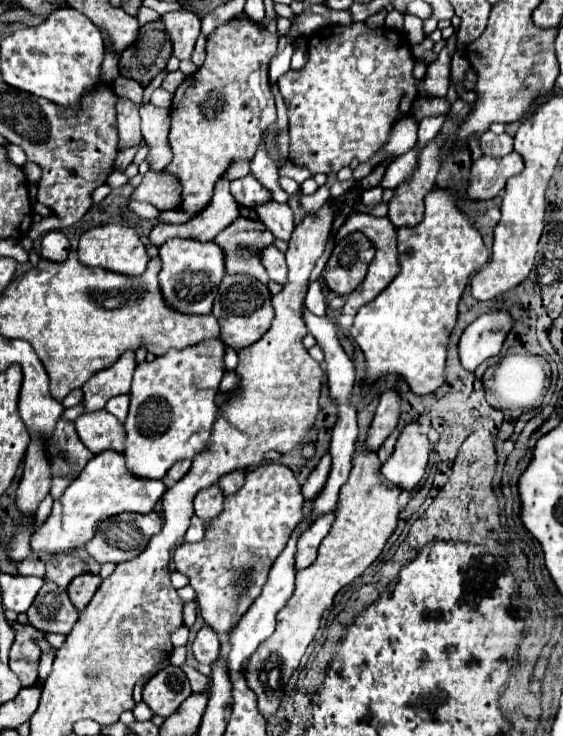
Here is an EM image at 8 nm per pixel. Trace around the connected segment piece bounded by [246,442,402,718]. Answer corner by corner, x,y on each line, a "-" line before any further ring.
356,442
354,466
348,482
340,490
336,518
328,536
320,544
318,558
312,566
296,574
294,594
278,612
278,624
274,634
266,638
248,658
248,686
256,692
258,708
266,718
276,714
284,696
284,686
288,684
292,672
298,668
302,654
314,640
314,634
318,632
322,612
332,604
340,588
358,578
380,556
382,548
398,526
398,498
402,494
402,488
388,482
382,476
380,466
382,462
378,460
378,456
372,452
360,452
360,442

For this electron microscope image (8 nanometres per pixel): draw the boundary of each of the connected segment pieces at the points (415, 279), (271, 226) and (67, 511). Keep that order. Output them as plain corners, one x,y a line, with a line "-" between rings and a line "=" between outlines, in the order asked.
432,190
424,202
424,222
420,222
420,226
416,228
398,228
396,231
402,272
380,296
358,310
358,314
354,316
354,324
348,330
348,338
356,342
366,358
366,378
362,380
362,386
370,386
388,374
398,374
416,396
434,394
444,384
446,348
450,332
454,330
458,320
460,296
470,276
488,262
488,250
482,242
482,236
470,224
466,214
462,214
456,206
456,194
452,190
=
268,200
260,206
254,208
258,218
266,224
266,228
282,240
290,240
292,236
292,226
294,226
294,216
288,204
278,204
274,200
=
102,452
96,454
80,472
76,480
64,490
60,498
54,500
50,518
36,528
32,534
30,546
34,552
48,552
48,554
68,554
74,550
84,548
96,534
100,522
120,512
140,512
148,514
156,500
164,494
162,480
136,480
134,476
128,478
128,470
124,464
124,454
116,452

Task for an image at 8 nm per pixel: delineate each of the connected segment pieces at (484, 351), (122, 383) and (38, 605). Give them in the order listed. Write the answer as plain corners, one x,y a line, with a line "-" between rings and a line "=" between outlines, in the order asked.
488,312
478,316
462,334
458,350
466,370
476,370
484,360
498,356
514,326
510,312
=
126,352
126,356
120,356
120,360
116,364
112,364
108,370
100,370
98,374
94,374
82,388
84,414
102,410
106,406
106,402
114,396
128,394
134,368
136,368
134,354
=
52,580
44,582
34,604
30,606
30,610
26,614
28,614
30,624
44,634
48,634
48,632
70,634
72,626
78,620
78,612
70,604
66,590
62,590

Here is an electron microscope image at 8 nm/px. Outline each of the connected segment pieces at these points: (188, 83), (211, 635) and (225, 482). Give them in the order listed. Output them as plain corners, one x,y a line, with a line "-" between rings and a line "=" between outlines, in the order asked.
234,18
220,26
216,26
208,34
206,42
206,60
192,74
186,76
184,82
174,92
172,100
172,128
170,128
170,148
174,152
174,160
168,166
168,172
178,174
182,182
182,212
198,214
202,212
210,198
218,178
222,178
224,168
232,160
250,160
256,154
256,144
260,144
264,132
276,122
276,104
268,84
268,64
278,46
278,32
268,32
254,20
=
210,626
198,630
196,640
192,642
192,652
200,664
212,664
220,652
220,640
=
236,470
236,472
230,472
228,476
222,476
220,488
224,490
224,494
238,492
244,486
244,476
246,476
246,470

